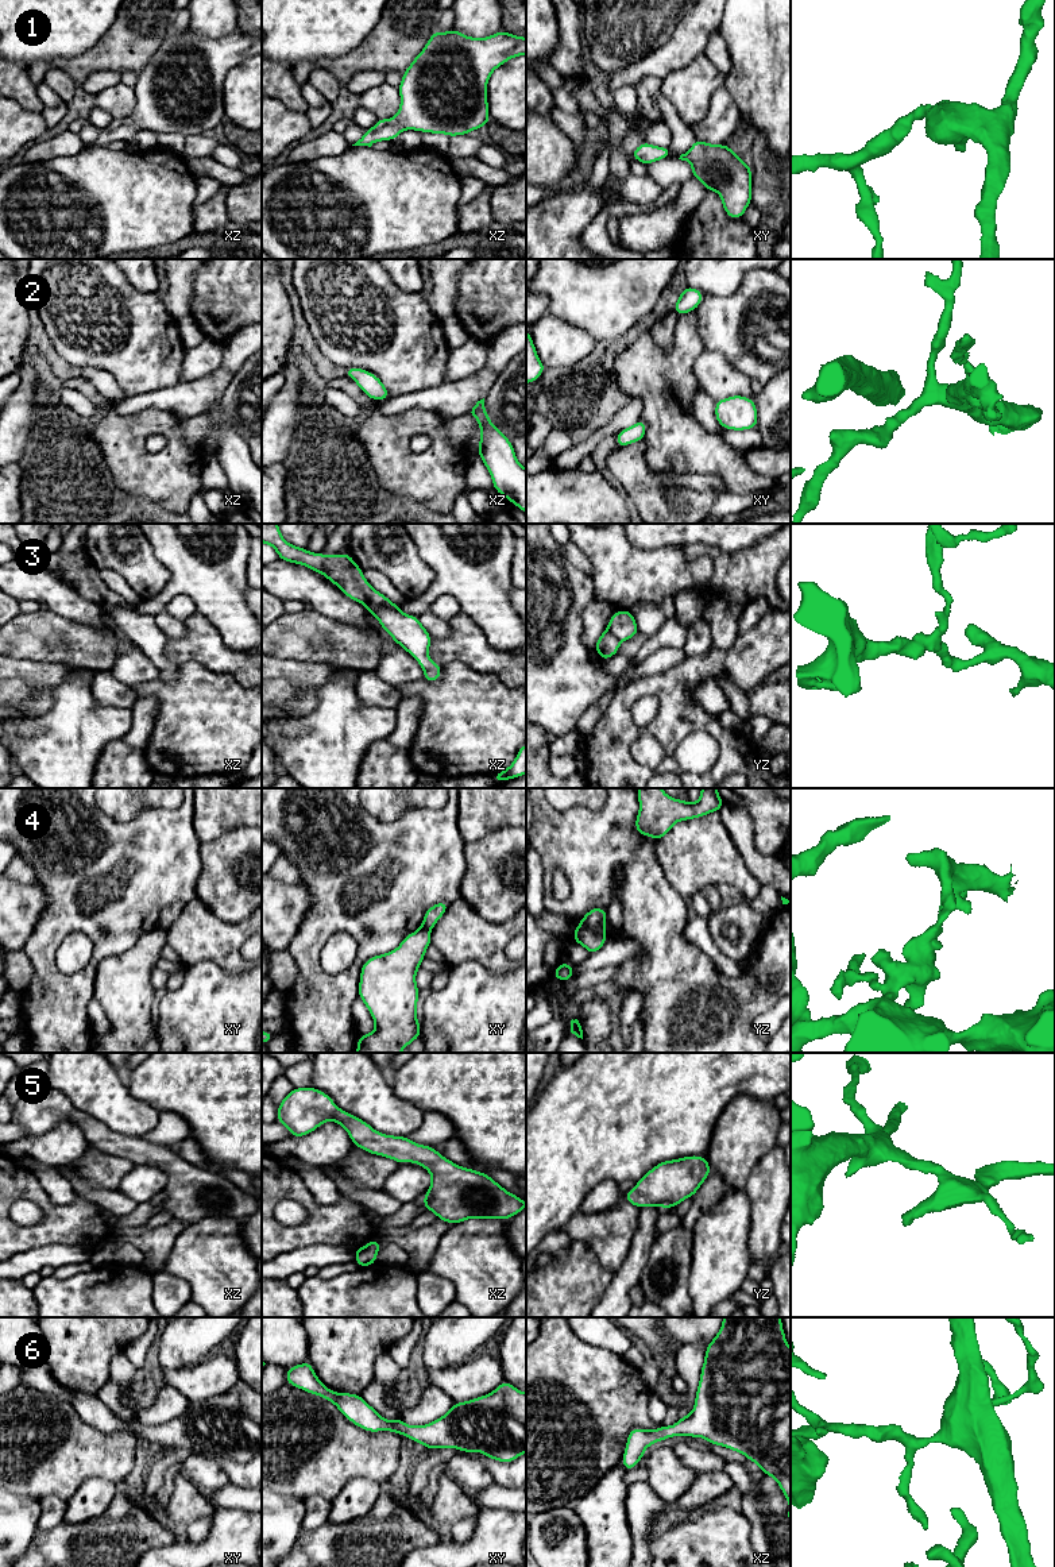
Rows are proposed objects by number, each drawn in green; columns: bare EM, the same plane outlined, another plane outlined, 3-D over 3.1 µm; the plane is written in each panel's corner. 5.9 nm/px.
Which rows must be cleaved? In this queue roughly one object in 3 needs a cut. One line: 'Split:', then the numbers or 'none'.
Split: 3, 4

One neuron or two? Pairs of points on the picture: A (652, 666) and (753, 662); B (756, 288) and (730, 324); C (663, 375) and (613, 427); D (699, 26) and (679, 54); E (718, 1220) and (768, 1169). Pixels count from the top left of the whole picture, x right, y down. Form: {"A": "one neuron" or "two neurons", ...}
{"A": "two neurons", "B": "one neuron", "C": "two neurons", "D": "one neuron", "E": "two neurons"}

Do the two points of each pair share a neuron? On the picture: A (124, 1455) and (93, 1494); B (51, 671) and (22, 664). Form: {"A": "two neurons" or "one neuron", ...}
{"A": "two neurons", "B": "one neuron"}

